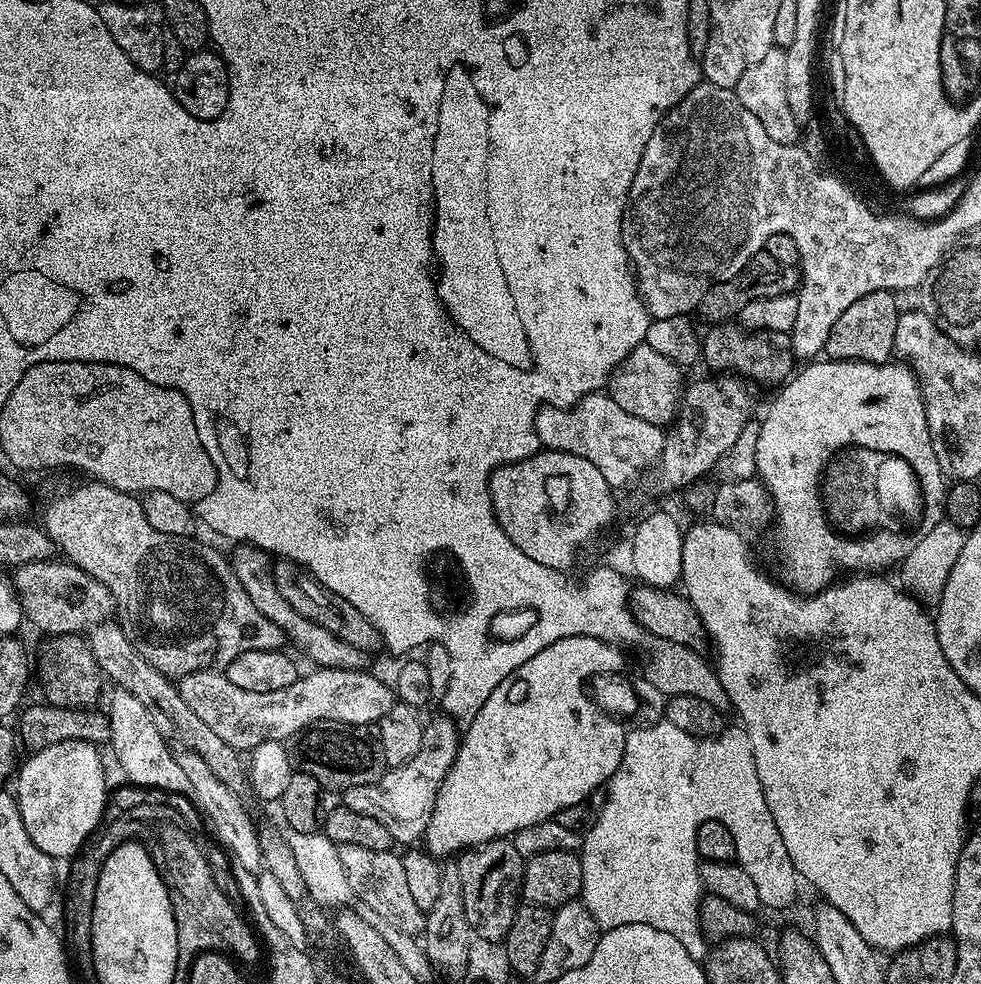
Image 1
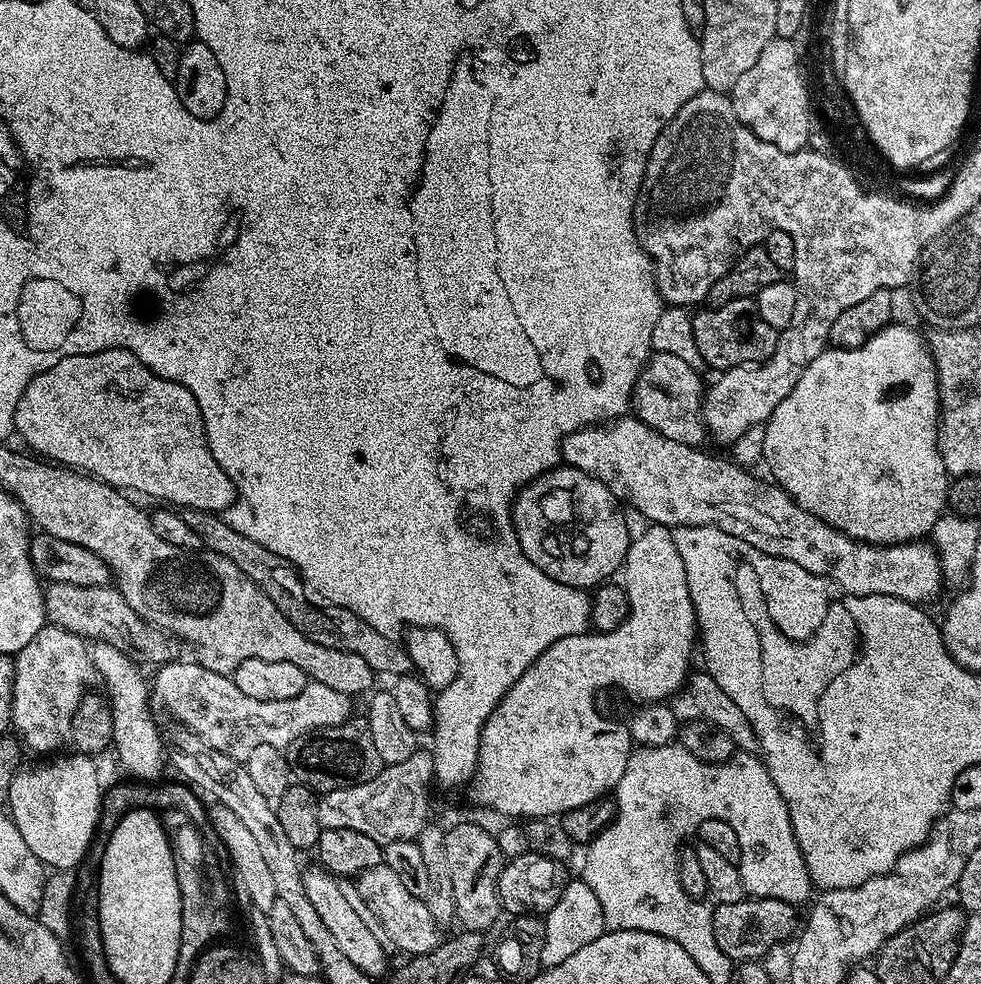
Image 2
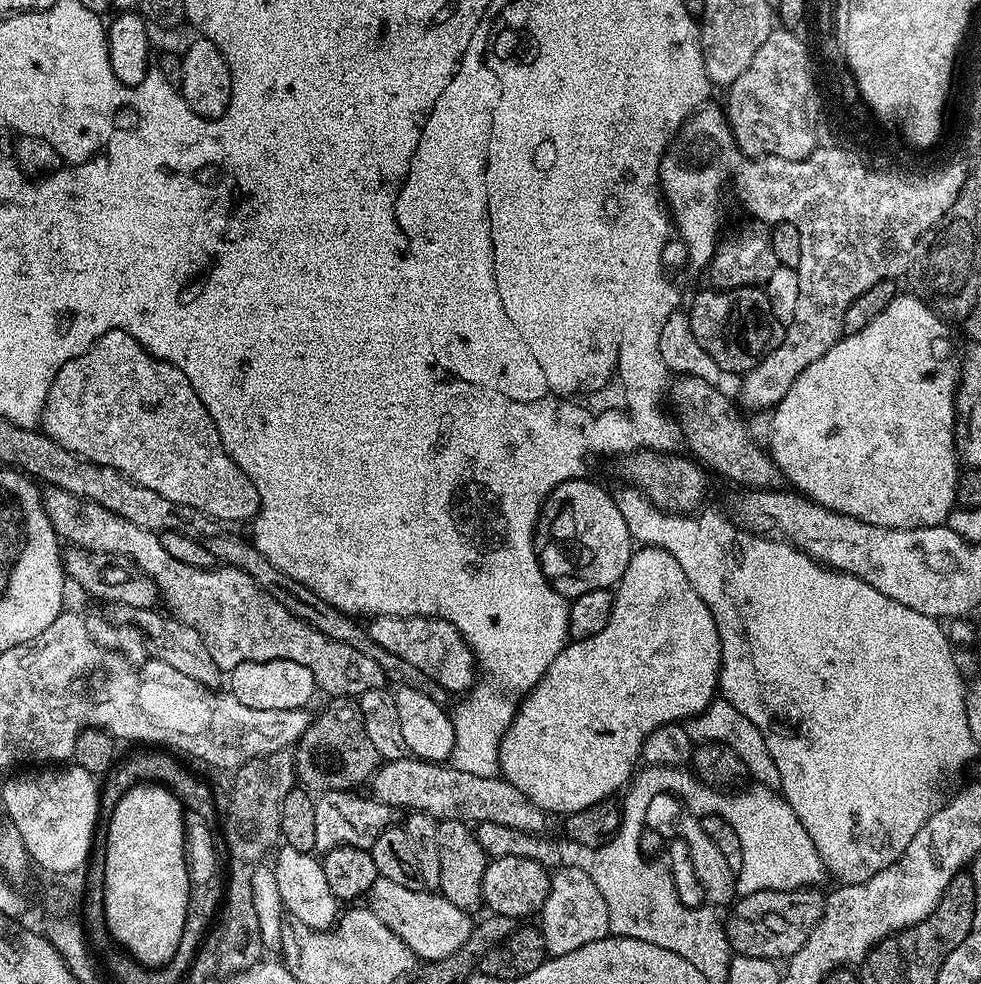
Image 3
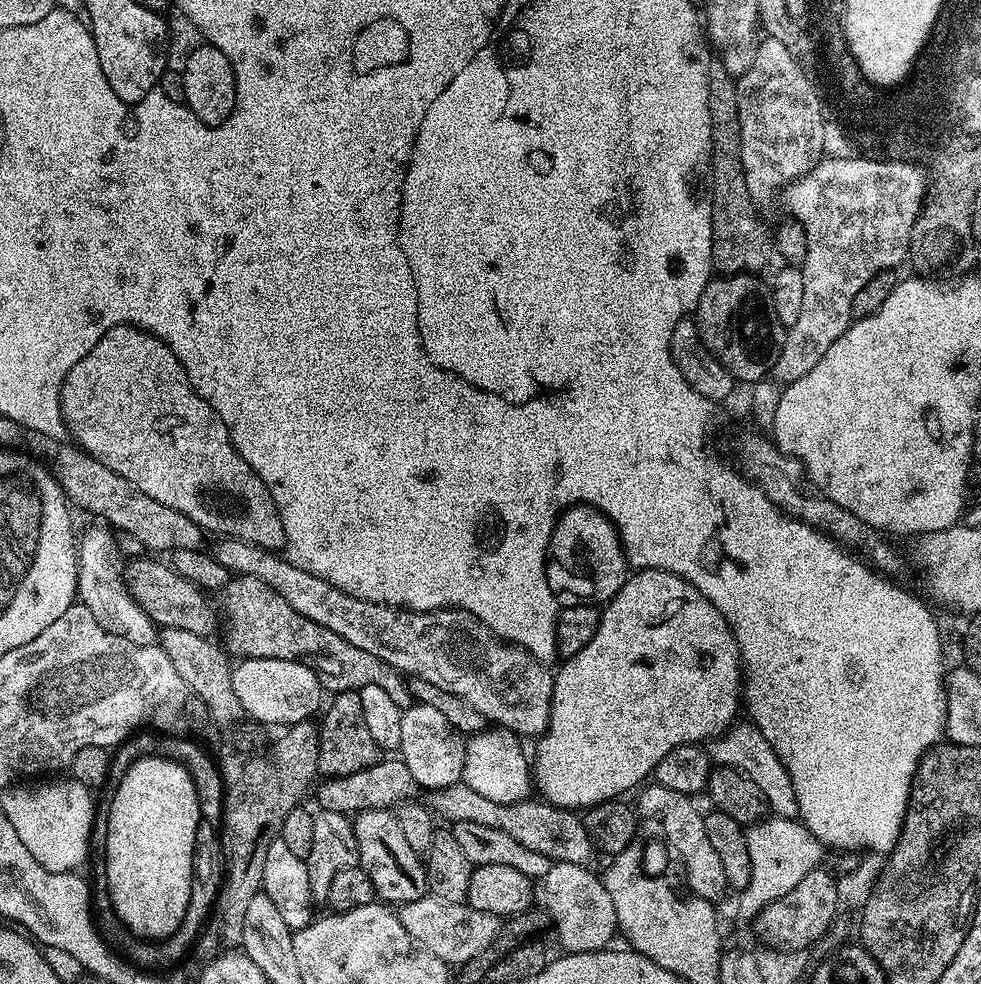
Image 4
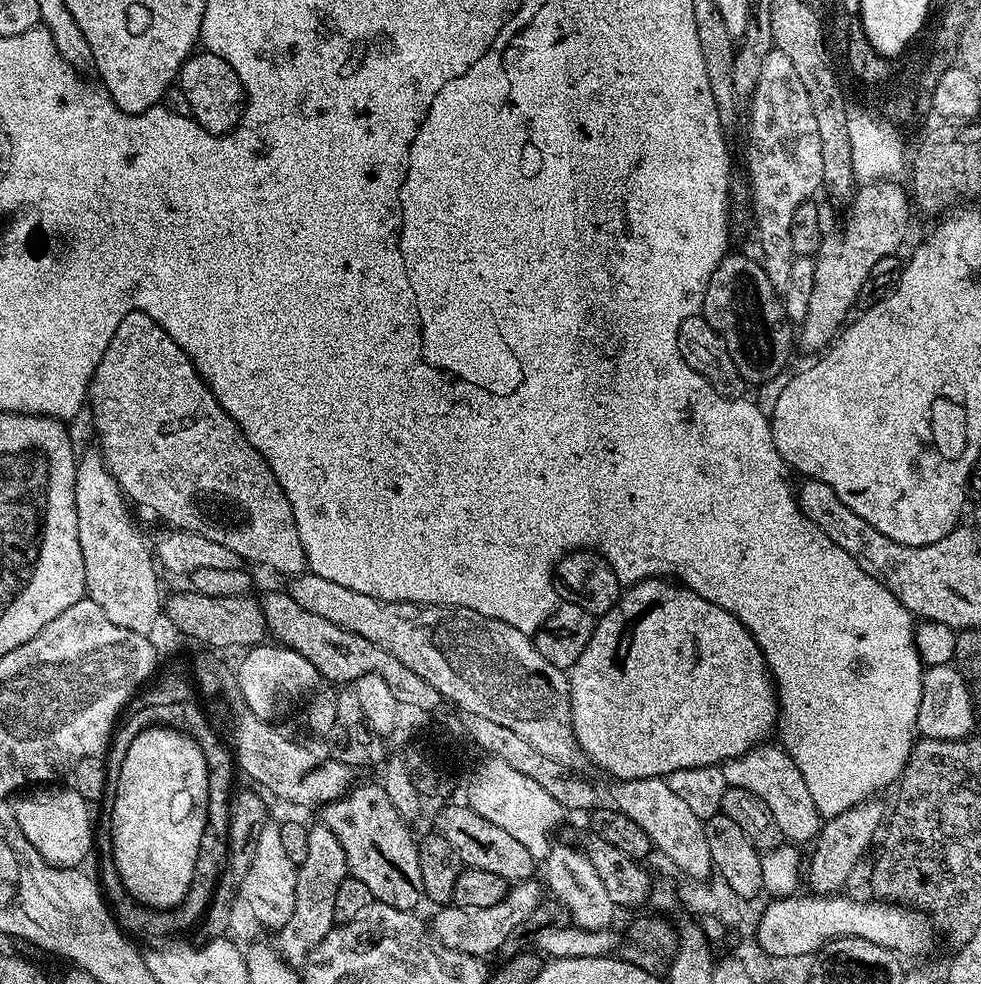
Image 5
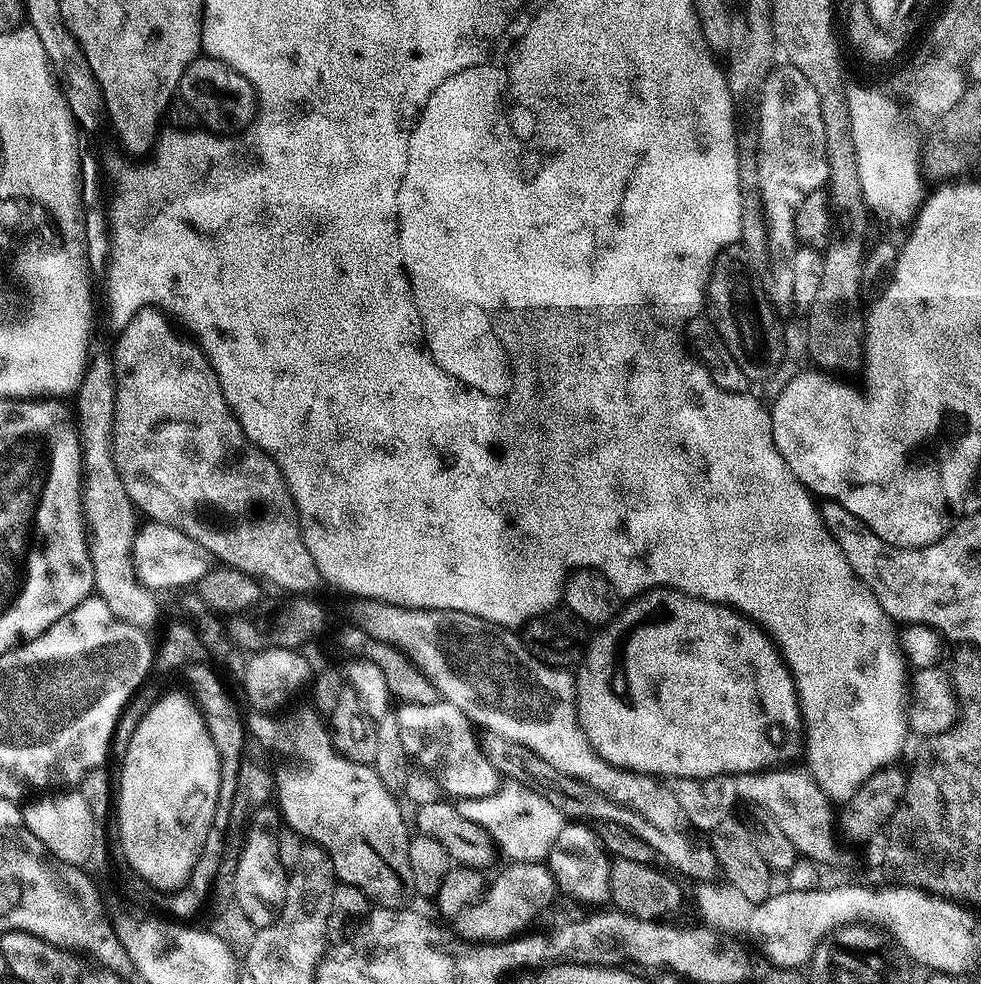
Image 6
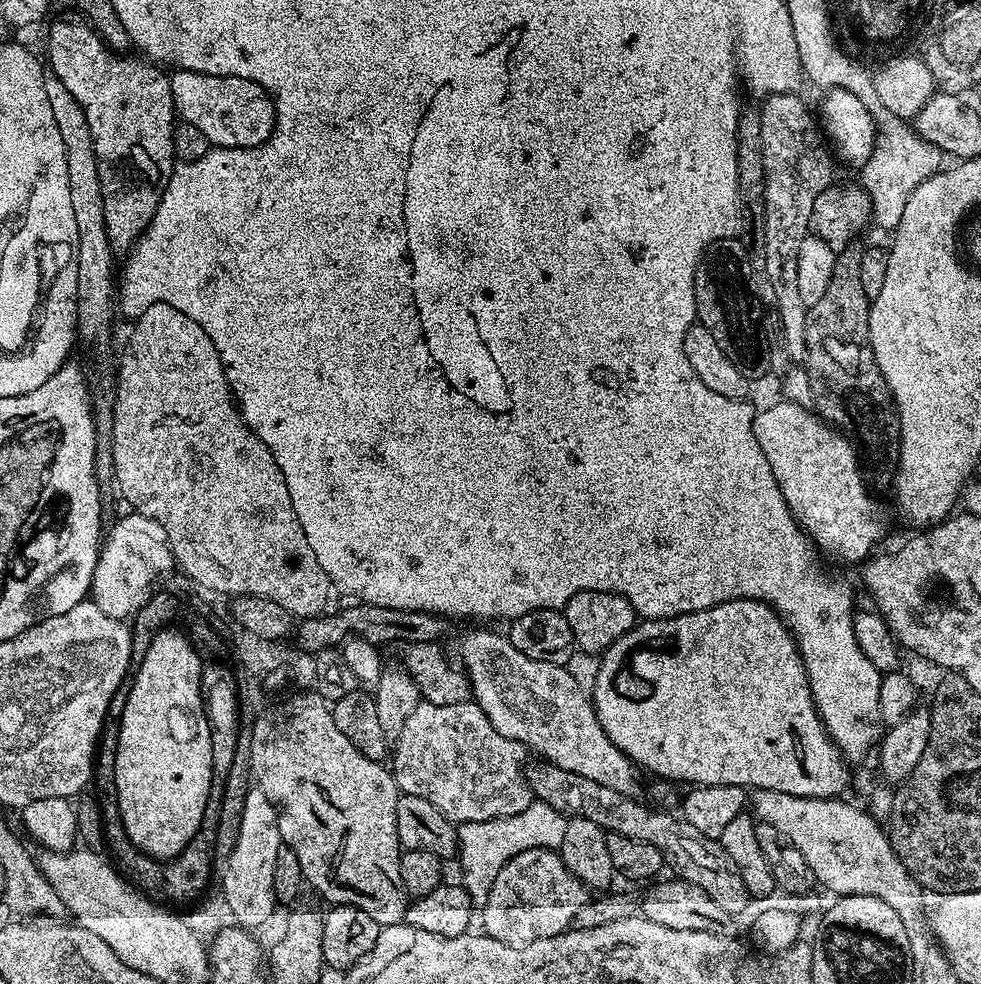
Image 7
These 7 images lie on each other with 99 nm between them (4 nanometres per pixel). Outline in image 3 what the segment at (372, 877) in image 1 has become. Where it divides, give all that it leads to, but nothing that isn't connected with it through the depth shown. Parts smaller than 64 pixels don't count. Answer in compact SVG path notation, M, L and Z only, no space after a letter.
M381 875L367 892L366 904L424 962L449 958L467 942L474 927L473 917L458 910L458 906L454 906L454 902L444 896L432 890L402 886Z

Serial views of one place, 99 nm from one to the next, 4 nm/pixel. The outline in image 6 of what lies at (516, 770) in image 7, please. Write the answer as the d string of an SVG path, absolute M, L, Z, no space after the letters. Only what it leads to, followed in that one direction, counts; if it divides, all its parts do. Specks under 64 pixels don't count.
M447 702L430 706L401 703L394 715L400 727L402 746L415 763L417 760L426 771L432 772L445 797L457 801L481 800L494 794L500 787L500 773L484 753L484 745L472 720L466 718L458 706Z

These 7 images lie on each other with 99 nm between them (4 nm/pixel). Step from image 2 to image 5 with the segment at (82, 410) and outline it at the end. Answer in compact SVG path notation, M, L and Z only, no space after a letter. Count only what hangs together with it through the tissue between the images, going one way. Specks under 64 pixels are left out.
M144 312L126 314L118 330L114 330L114 338L110 338L110 346L106 346L106 354L102 354L102 362L92 376L92 383L88 385L86 396L90 401L90 408L92 404L92 416L96 419L96 432L100 435L98 447L104 453L104 461L108 464L112 476L120 483L121 492L133 505L134 503L141 504L142 507L157 512L173 529L202 534L206 538L211 538L213 542L234 550L234 554L238 554L241 561L248 563L249 560L252 564L265 564L266 567L281 572L285 578L299 576L305 571L306 561L302 550L302 538L298 538L294 510L282 486L274 478L268 461L258 454L258 450L254 450L254 446L250 446L242 430L233 422L230 414L226 414L224 407L214 398L207 384L201 380L199 372L192 365L191 358L180 349L178 342L174 342L174 338L170 338L170 334L166 334L166 330L162 330L162 326L158 326L158 322L154 322L154 318L150 318Z

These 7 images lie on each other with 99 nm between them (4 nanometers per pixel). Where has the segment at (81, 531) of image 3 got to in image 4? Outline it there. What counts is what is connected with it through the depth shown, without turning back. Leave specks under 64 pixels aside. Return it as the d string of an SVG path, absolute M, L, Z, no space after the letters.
M233 575L228 584L219 590L218 597L222 632L224 628L222 644L233 657L298 660L316 671L321 689L328 691L329 688L329 693L354 692L366 686L382 686L382 690L386 690L386 694L390 694L390 698L394 698L402 710L414 703L407 679L395 668L382 662L382 658L374 658L374 654L366 654L366 650L358 650L358 646L346 642L346 638L338 638L334 630L326 630L326 626L310 622L310 618L298 614L294 606L289 606L282 594L270 590L266 582L253 576Z

